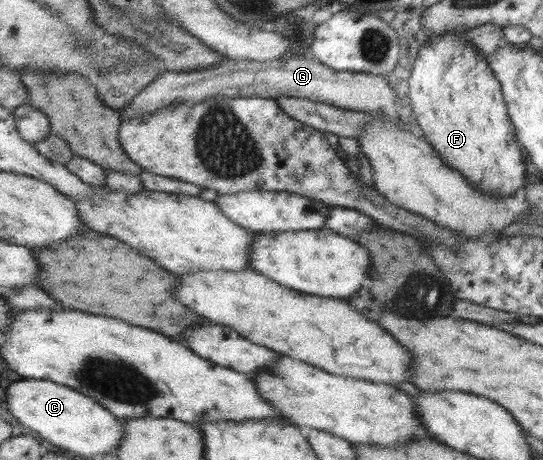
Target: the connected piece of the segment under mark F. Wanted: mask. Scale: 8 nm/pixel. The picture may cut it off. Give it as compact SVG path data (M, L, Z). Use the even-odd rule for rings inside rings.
M464 29L464 32L444 32L440 37L432 37L430 42L426 46L420 48L421 52L418 56L418 61L414 70L412 70L412 76L410 81L410 108L415 116L415 123L421 128L423 132L424 139L429 142L430 145L434 147L440 154L440 157L449 165L452 169L463 173L466 179L472 185L475 185L476 189L480 191L485 191L490 195L495 195L496 197L504 197L505 195L517 195L521 189L526 186L526 165L524 165L524 159L522 159L522 149L520 149L521 143L518 143L516 139L517 129L514 127L513 121L510 119L509 106L505 102L505 94L503 93L502 83L498 78L492 68L490 68L489 62L486 61L484 56L480 55L478 48L466 40L466 33L471 29Z

